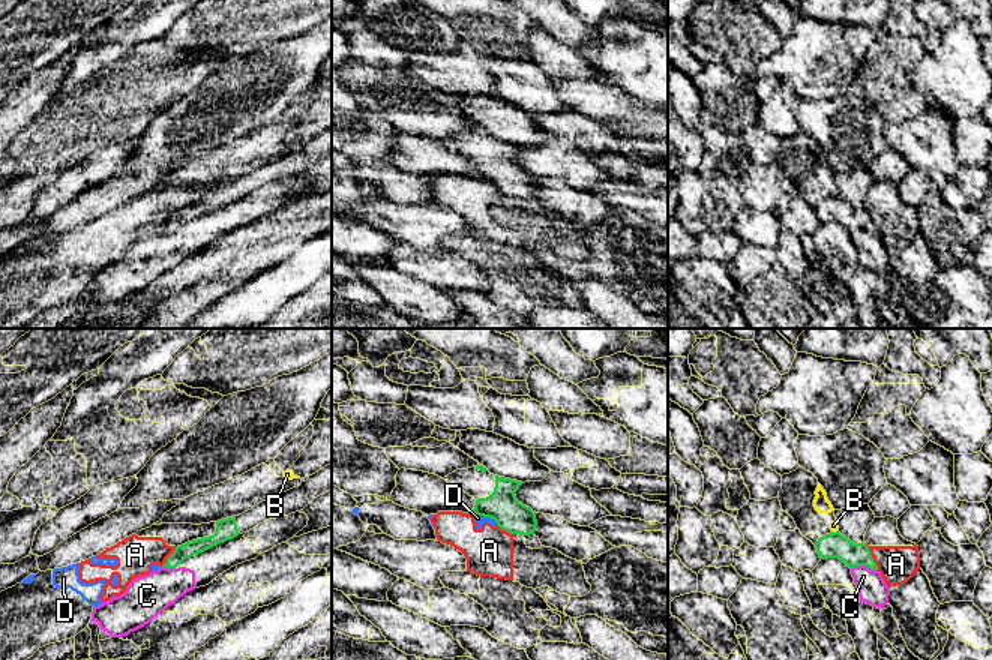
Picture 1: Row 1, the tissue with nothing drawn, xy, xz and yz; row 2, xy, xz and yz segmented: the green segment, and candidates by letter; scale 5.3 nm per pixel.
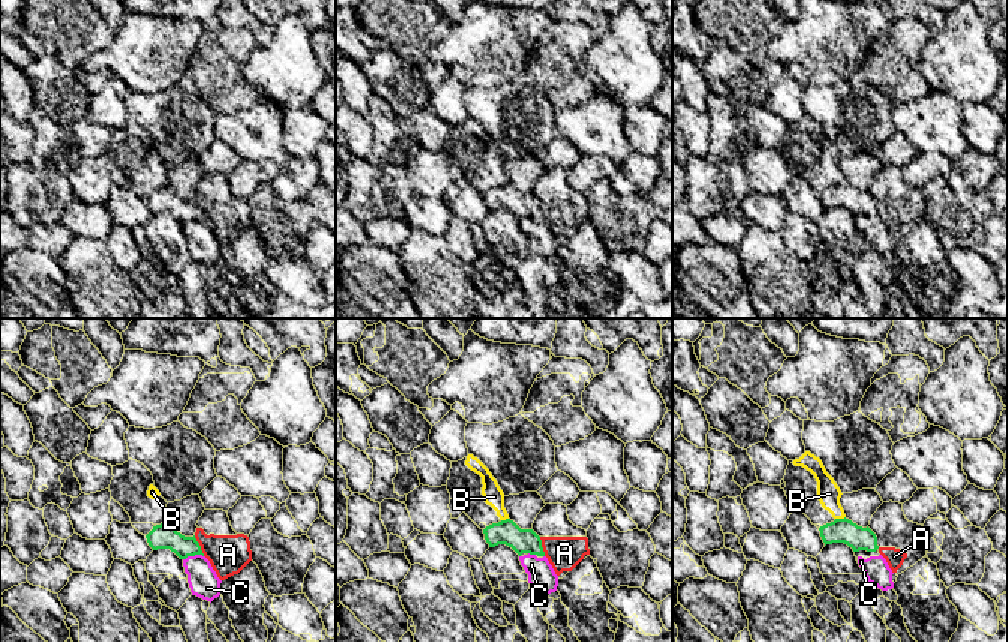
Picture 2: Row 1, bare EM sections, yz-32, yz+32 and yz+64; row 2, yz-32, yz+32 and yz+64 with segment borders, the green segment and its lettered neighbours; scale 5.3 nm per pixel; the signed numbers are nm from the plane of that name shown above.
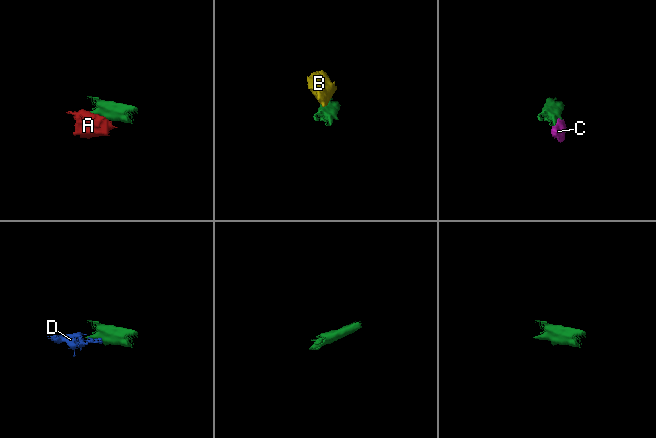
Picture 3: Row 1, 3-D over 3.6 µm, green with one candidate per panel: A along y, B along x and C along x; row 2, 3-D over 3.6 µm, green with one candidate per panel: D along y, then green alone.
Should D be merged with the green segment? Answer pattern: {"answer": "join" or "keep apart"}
{"answer": "keep apart"}

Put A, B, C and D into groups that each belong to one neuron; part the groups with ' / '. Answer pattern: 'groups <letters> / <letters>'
groups A / B / C D

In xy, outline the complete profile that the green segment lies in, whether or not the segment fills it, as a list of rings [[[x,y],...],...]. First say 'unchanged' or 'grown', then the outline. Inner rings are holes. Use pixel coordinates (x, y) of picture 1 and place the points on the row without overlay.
grown; [[[332,128],[317,135],[315,138],[302,142],[302,147],[297,152],[273,159],[239,180],[218,184],[213,200],[197,202],[177,210],[167,222],[164,231],[170,234],[176,232],[186,222],[231,204],[269,183],[284,182],[300,176],[314,162],[329,154],[332,154]]]

